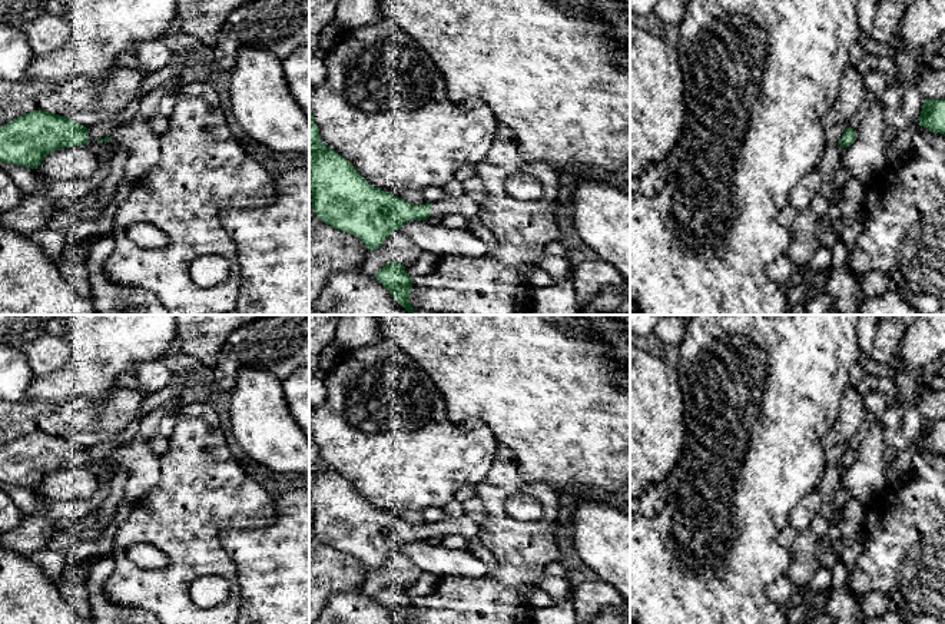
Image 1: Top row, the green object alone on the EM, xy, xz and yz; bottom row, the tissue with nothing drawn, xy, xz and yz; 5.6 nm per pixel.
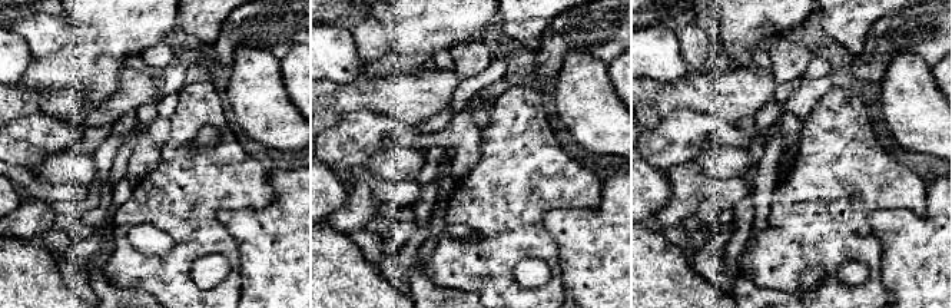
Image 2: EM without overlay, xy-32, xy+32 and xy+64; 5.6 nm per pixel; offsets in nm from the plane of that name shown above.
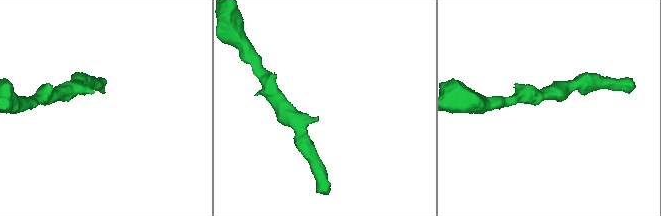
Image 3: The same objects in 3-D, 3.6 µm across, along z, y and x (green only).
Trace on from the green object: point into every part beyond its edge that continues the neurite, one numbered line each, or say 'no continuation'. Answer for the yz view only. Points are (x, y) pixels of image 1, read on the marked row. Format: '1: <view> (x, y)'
no continuation

